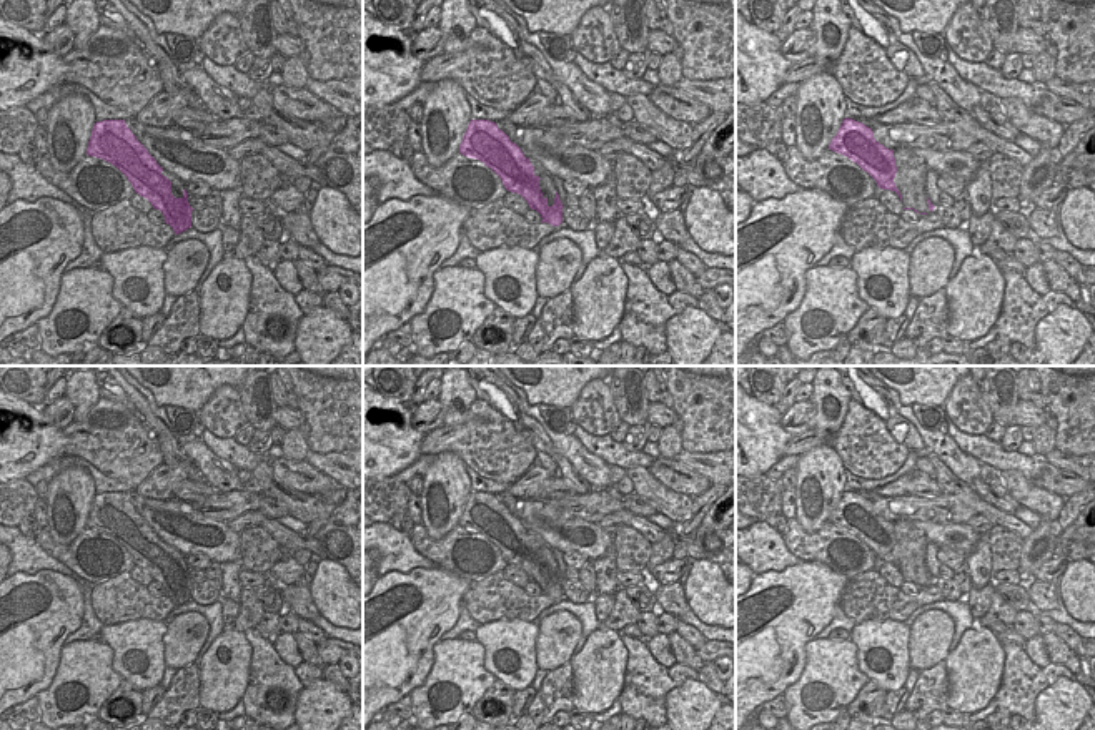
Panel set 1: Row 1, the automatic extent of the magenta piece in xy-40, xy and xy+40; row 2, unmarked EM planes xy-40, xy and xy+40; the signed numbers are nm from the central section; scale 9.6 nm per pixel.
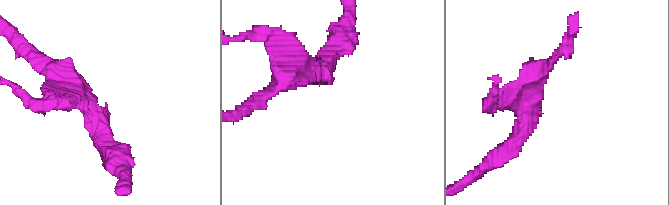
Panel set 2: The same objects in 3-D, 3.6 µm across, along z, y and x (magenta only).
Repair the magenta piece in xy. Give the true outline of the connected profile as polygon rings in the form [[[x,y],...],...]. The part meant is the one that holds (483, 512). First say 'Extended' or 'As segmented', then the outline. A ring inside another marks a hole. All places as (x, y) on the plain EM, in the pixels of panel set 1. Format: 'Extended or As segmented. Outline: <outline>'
As segmented. Outline: [[[471,492],[459,517],[459,525],[483,534],[503,554],[511,565],[521,567],[531,582],[536,582],[543,594],[552,599],[562,595],[562,575],[556,564],[554,577],[548,577],[539,560],[539,549],[534,547],[534,539],[524,529],[521,520],[489,492]]]

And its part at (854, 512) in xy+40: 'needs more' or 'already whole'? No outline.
already whole

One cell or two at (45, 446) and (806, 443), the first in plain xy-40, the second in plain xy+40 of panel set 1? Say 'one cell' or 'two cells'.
two cells

